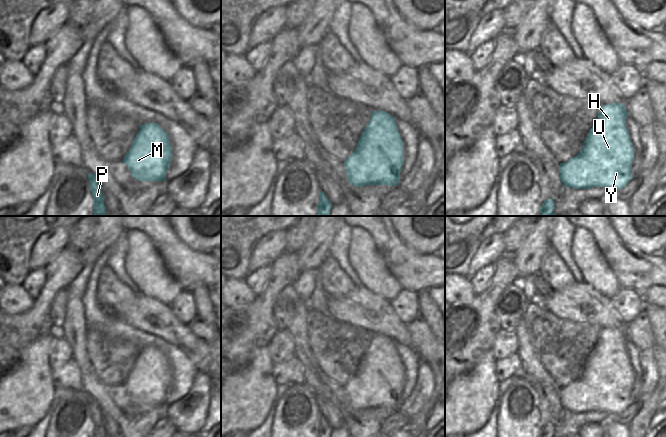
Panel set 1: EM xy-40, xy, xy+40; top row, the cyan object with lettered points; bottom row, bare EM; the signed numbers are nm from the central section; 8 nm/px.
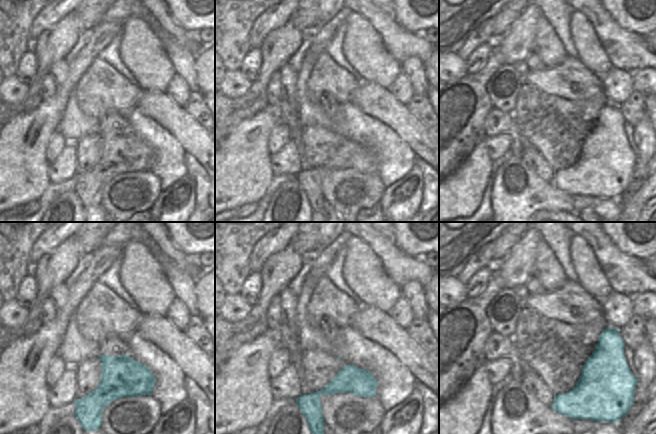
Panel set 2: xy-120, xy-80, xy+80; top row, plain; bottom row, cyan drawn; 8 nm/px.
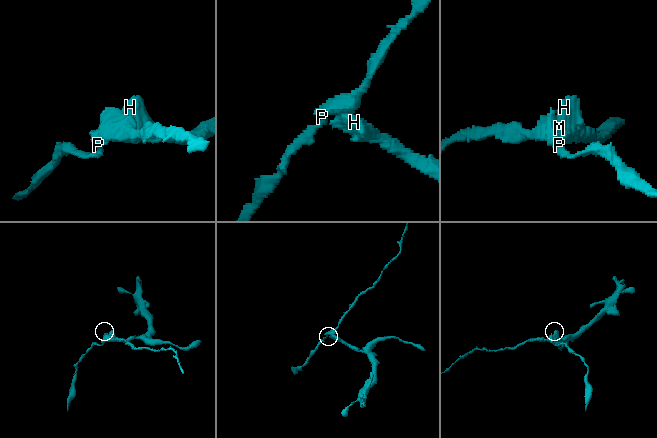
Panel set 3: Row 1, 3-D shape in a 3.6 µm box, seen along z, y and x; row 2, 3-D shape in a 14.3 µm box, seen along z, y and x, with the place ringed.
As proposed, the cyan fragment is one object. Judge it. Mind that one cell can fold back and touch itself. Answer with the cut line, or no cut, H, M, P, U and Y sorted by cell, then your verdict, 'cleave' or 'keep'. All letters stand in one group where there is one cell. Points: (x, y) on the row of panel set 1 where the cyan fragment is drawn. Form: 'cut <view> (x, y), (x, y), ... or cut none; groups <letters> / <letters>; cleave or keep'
cut xy-40 (146, 142), (142, 148), (135, 145), (129, 151); groups H M U Y / P; cleave

